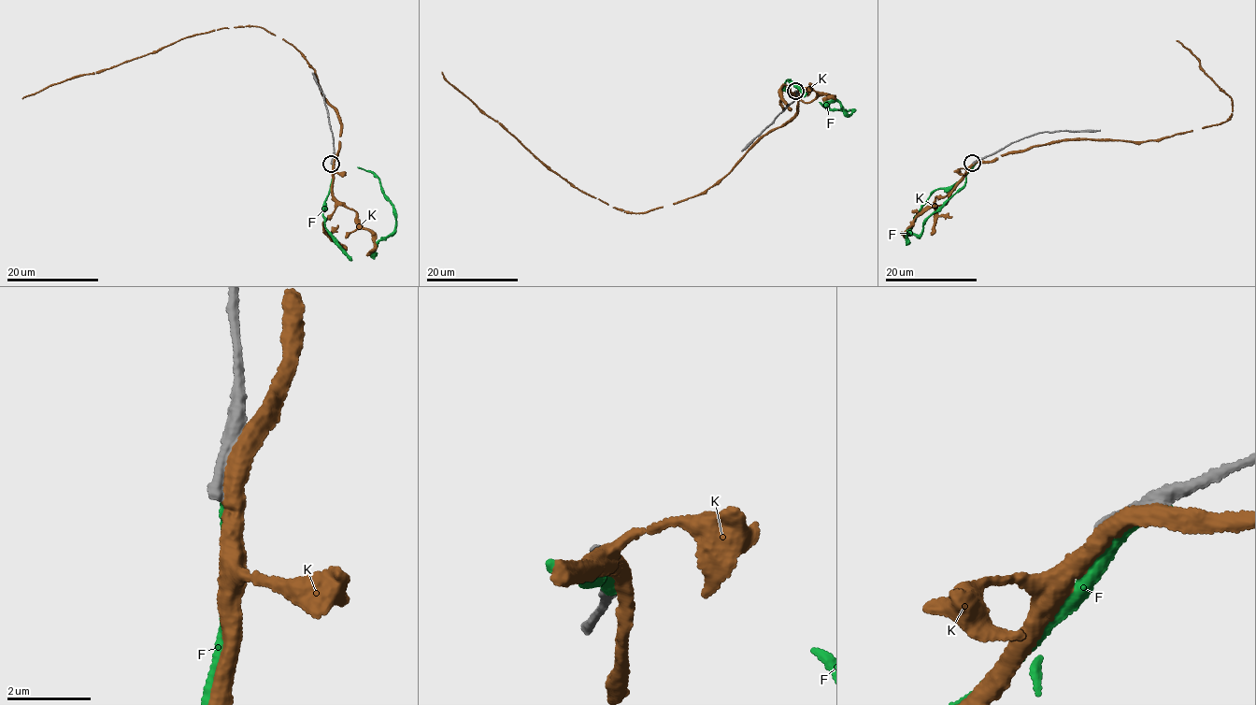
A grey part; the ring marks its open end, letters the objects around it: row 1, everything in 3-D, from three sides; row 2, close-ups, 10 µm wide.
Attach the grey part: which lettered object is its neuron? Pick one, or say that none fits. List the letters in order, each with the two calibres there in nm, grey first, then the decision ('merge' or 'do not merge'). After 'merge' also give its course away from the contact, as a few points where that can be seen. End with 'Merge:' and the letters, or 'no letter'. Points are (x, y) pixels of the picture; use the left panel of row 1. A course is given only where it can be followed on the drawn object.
F: 420 nm thick on the grey side, 400 nm on the other; do not merge
K: 400 nm thick on the grey side, 400 nm on the other; do not merge
Merge: no letter

